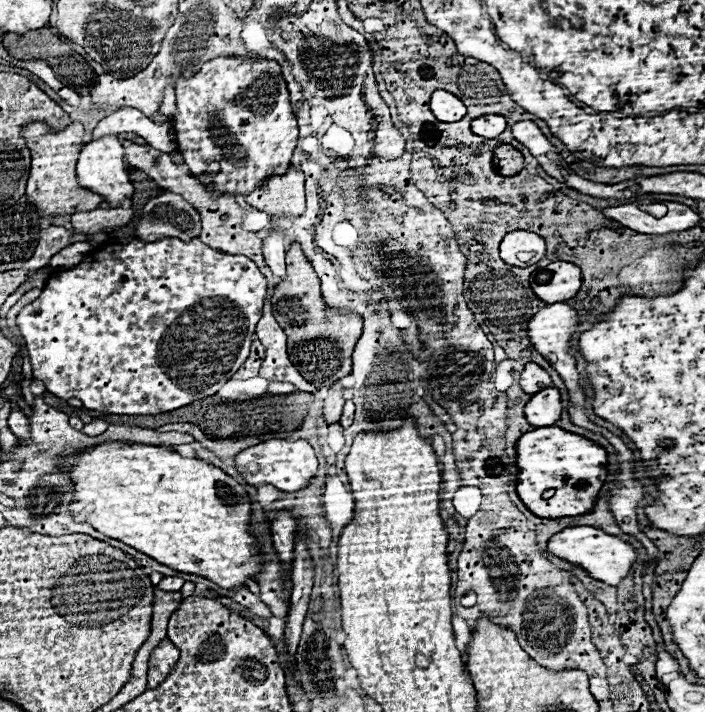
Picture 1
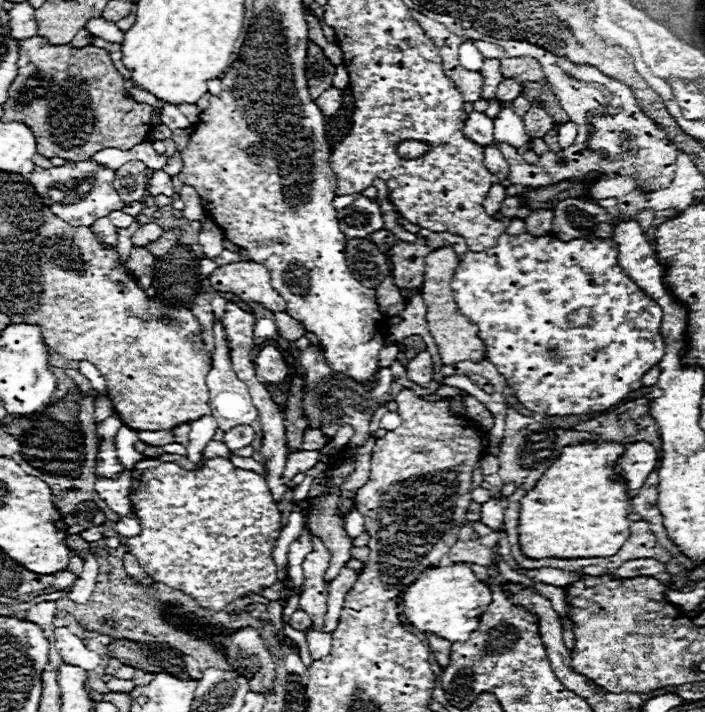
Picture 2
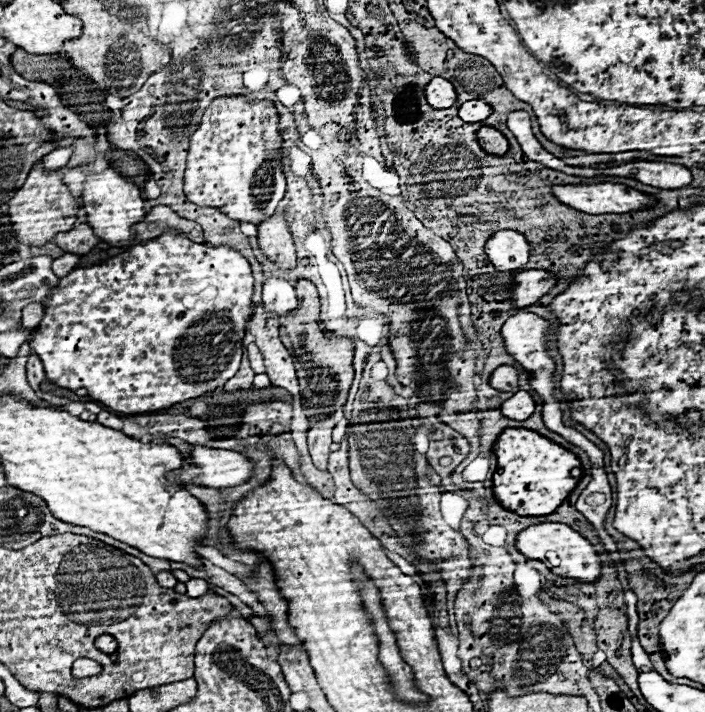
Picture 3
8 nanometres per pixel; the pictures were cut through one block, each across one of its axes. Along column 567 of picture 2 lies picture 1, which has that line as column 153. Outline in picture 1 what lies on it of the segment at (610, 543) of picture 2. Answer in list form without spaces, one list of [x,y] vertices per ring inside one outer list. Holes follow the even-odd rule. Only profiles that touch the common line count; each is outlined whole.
[[[124,442],[82,450],[74,460],[66,462],[62,470],[70,470],[74,480],[74,502],[70,504],[72,514],[92,508],[88,522],[98,532],[120,540],[178,572],[208,578],[224,590],[246,588],[246,582],[260,574],[264,562],[252,562],[262,556],[258,540],[250,534],[252,502],[244,486],[224,470],[198,458],[186,458],[168,448]]]

